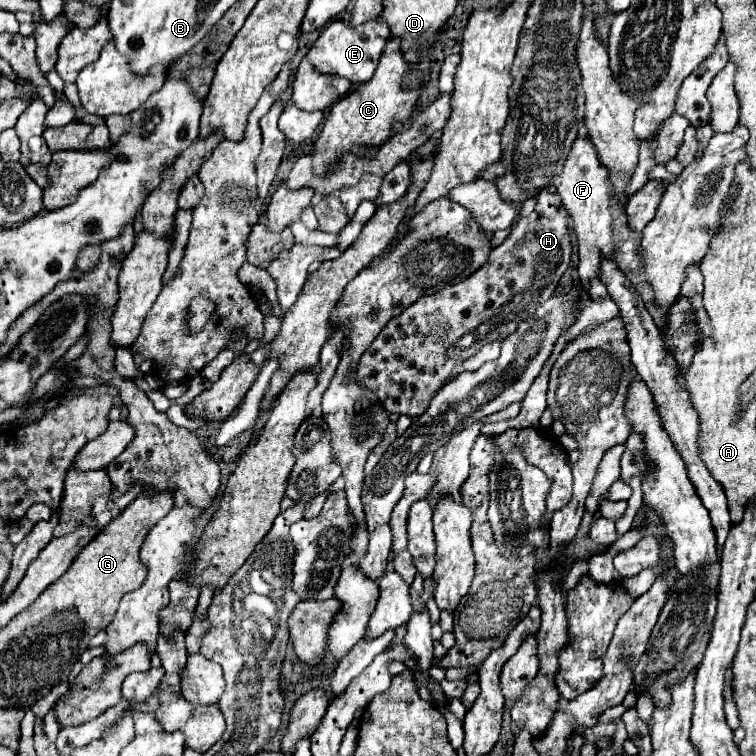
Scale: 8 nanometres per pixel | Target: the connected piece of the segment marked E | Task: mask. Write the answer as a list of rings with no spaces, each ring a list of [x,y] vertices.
[[[380,17],[372,19],[368,23],[362,23],[358,27],[352,27],[344,21],[334,21],[316,39],[316,43],[308,51],[306,59],[310,61],[310,65],[314,65],[314,69],[318,69],[324,75],[340,75],[340,77],[348,79],[350,83],[366,83],[372,79],[372,75],[376,71],[380,53],[388,39],[388,31],[390,31],[388,25]]]

